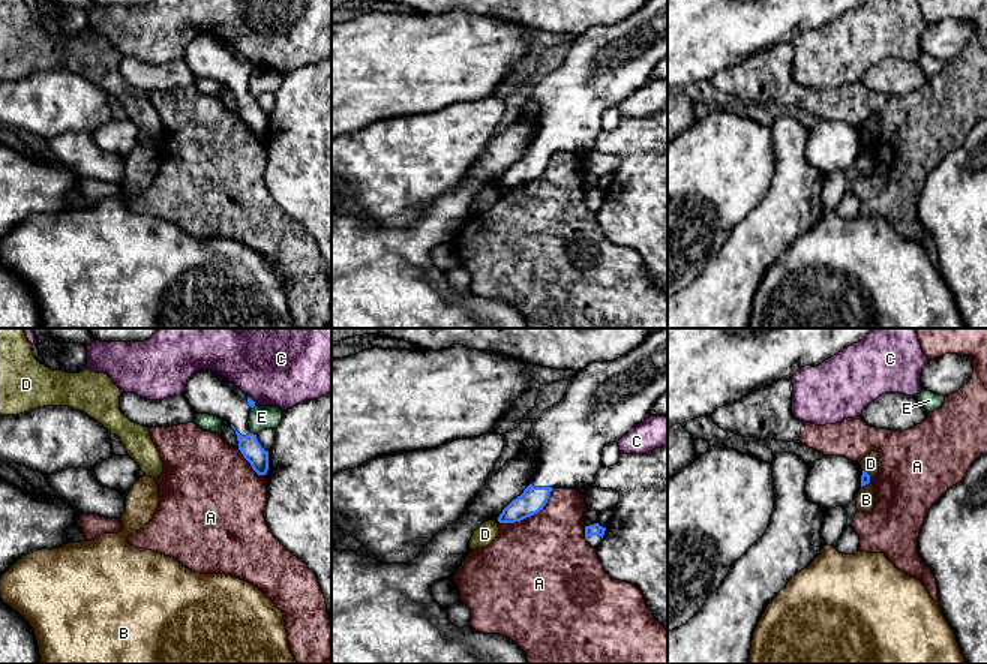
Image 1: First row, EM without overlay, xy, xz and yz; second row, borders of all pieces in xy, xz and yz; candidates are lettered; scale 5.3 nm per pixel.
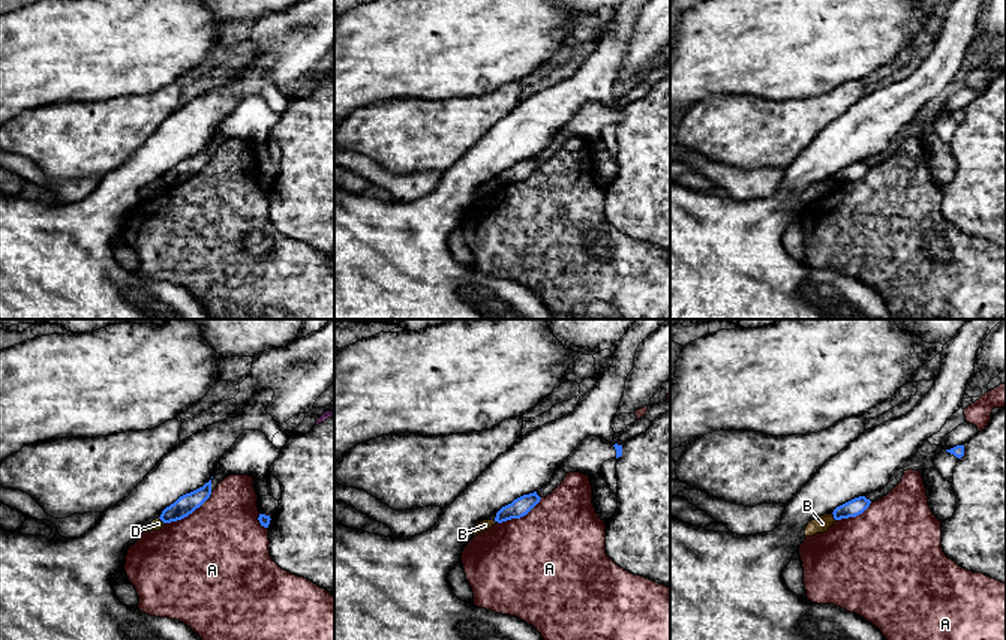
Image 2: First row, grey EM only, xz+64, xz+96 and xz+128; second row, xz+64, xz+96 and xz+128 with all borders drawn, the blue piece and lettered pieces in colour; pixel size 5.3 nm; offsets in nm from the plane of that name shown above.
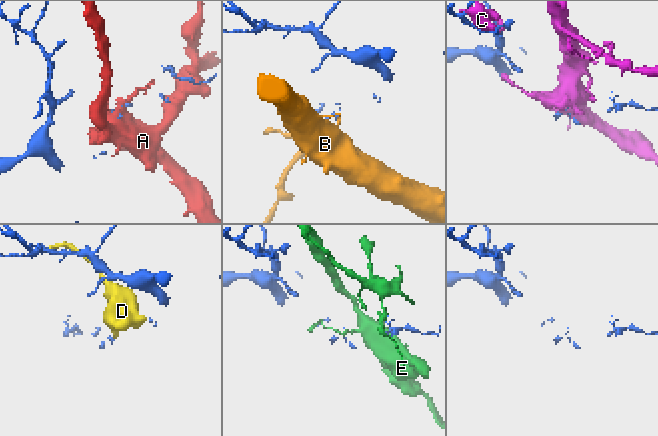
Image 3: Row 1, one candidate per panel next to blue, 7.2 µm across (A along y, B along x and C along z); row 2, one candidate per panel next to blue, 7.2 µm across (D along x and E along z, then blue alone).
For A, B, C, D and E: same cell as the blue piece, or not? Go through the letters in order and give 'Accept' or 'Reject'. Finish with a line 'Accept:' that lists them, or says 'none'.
A: Reject
B: Reject
C: Reject
D: Reject
E: Reject
Accept: none

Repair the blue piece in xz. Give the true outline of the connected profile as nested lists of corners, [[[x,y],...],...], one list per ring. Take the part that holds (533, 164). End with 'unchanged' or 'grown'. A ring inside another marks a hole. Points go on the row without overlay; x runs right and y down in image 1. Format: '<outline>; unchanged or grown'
[[[648,0],[628,18],[576,36],[568,45],[564,63],[532,84],[530,103],[538,117],[538,132],[531,148],[502,174],[498,186],[514,187],[537,178],[554,153],[580,153],[591,148],[603,132],[603,112],[650,82],[666,54],[668,0]]]; grown

